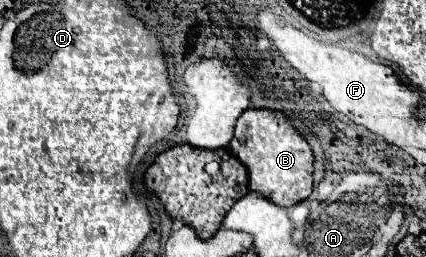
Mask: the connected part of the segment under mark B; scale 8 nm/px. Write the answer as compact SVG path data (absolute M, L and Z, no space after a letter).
M245 110L235 124L235 136L227 150L247 168L249 190L267 196L281 208L295 206L305 200L313 188L313 152L303 136L289 124L289 120L271 110Z

